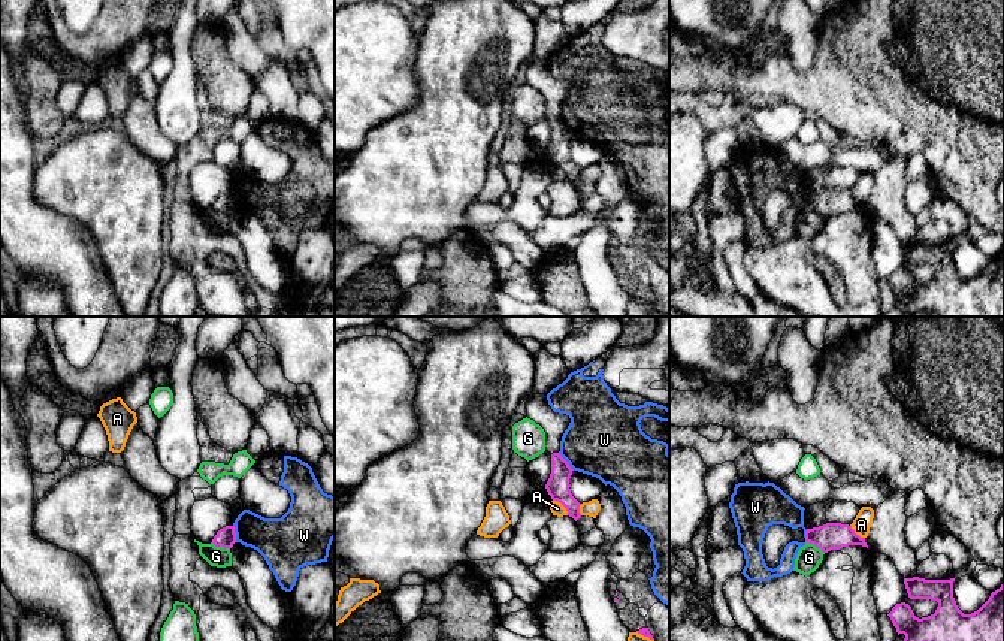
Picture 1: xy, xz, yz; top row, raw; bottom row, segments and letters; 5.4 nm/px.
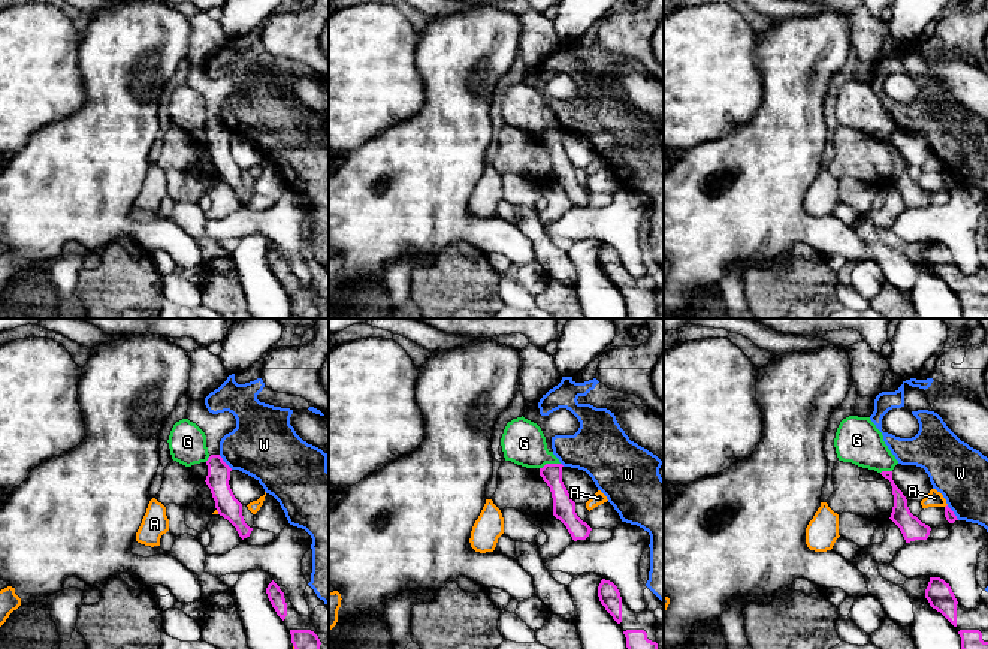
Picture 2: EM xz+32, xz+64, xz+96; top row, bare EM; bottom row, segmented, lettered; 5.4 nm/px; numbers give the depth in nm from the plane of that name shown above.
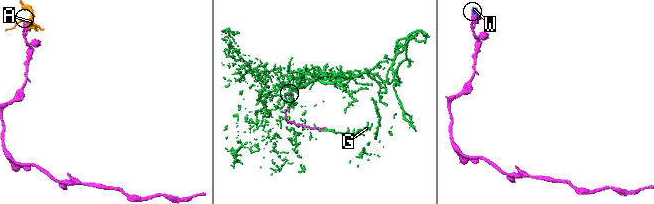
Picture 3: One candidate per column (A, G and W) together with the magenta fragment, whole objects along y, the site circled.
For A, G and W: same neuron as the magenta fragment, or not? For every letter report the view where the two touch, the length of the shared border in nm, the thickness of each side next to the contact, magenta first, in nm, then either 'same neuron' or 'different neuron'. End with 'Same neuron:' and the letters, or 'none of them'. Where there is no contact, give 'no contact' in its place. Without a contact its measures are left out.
A: xz | 120 nm | 130/70 nm | different neuron
G: xy | 110 nm | 110/110 nm | different neuron
W: xz | 130 nm | 130/420 nm | different neuron
Same neuron: none of them

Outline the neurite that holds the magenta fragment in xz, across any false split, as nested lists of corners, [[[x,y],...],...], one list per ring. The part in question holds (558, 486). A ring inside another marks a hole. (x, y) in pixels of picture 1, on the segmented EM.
[[[560,453],[551,454],[551,474],[545,484],[545,489],[553,501],[560,502],[568,515],[575,521],[581,517],[580,514],[580,502],[572,496],[569,489],[569,478],[572,475],[572,468],[569,463],[560,456]]]

